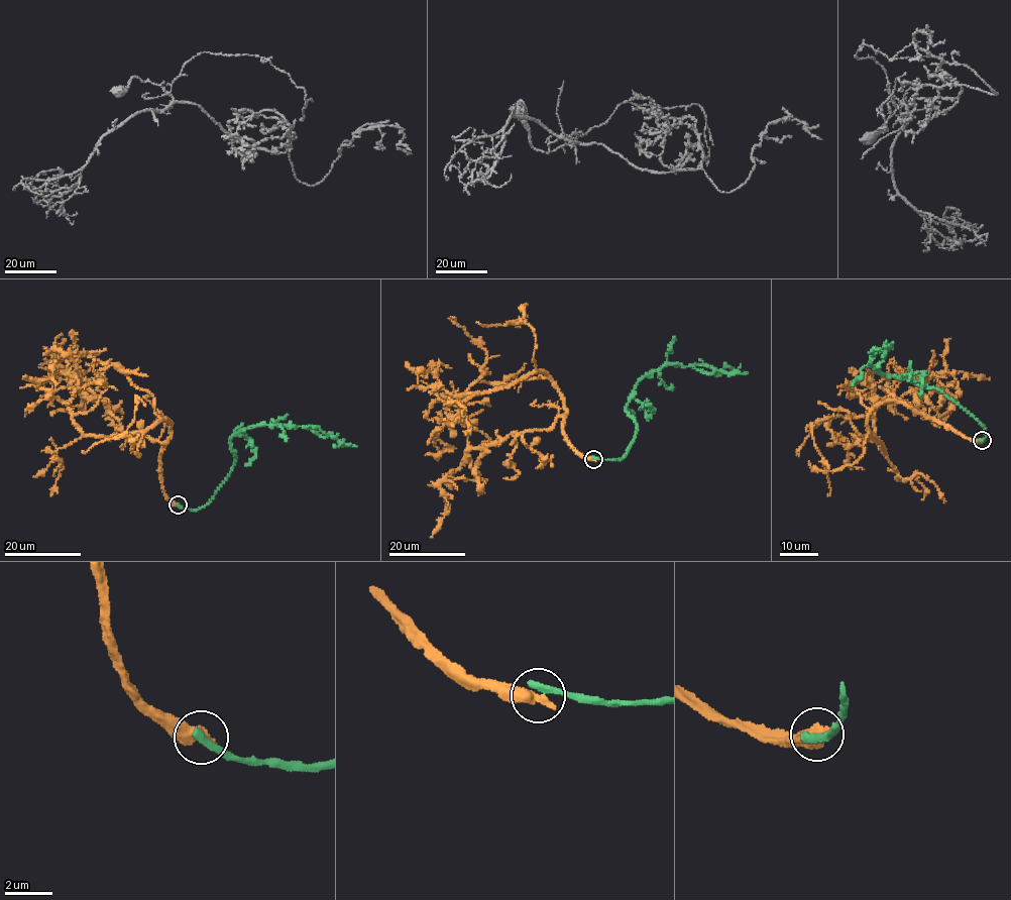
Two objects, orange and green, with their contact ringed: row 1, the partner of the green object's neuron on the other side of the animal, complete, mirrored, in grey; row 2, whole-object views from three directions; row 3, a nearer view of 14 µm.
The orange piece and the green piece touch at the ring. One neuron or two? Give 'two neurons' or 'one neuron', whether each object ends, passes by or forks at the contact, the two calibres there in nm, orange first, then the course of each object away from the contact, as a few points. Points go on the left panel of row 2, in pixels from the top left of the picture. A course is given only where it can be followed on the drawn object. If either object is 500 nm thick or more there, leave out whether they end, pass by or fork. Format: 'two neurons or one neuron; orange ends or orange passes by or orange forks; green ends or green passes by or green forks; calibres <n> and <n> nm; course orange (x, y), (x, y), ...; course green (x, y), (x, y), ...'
two neurons; calibres 600 and 360 nm; course orange (178, 504), (159, 461), (172, 423), (82, 432), (69, 407), (77, 378), (50, 371), (64, 340); course green (178, 504), (197, 510), (209, 500), (234, 462), (230, 440), (245, 428), (319, 427), (326, 435), (356, 446)

